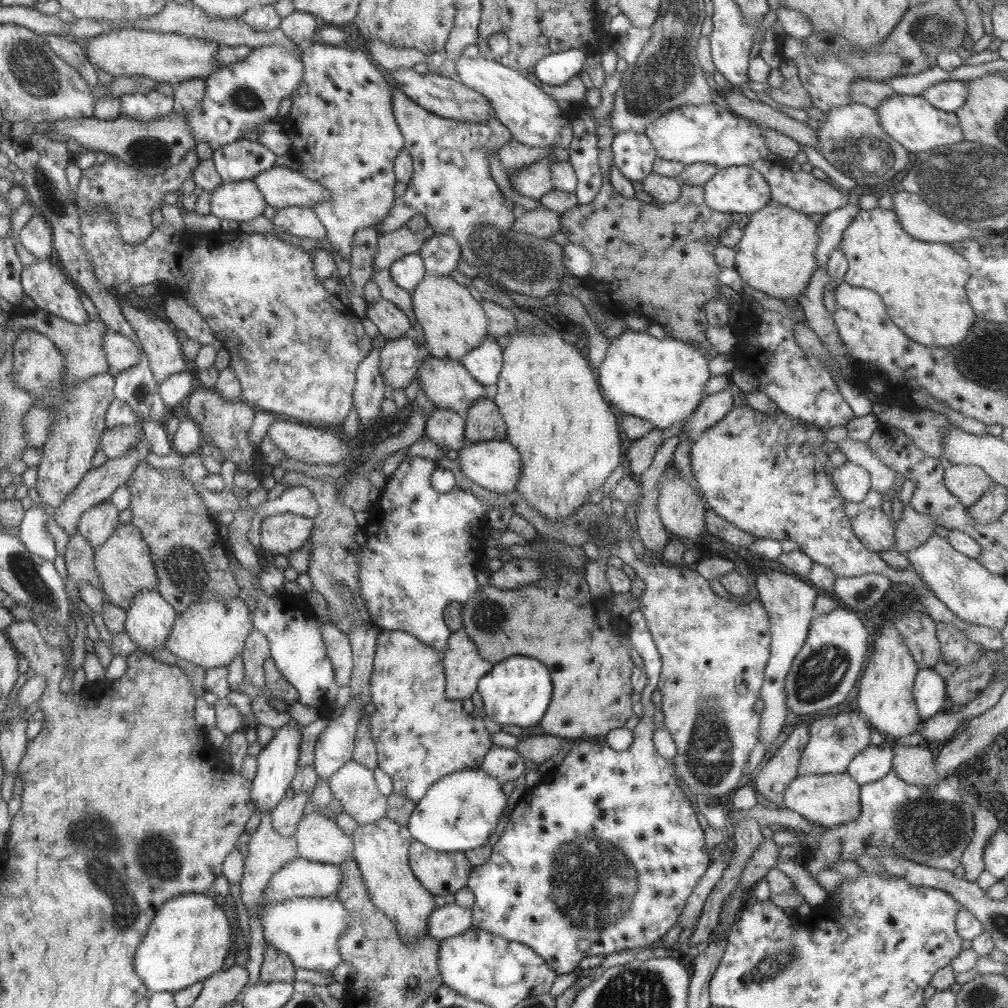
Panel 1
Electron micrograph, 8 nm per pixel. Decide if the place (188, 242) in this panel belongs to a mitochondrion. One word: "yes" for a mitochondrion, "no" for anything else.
no

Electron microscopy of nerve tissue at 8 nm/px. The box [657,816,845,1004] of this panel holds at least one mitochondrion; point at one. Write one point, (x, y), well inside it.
(785, 959)

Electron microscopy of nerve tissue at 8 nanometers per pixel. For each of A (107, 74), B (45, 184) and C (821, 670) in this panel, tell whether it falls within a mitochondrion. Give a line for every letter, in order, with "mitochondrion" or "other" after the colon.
A: other
B: mitochondrion
C: mitochondrion

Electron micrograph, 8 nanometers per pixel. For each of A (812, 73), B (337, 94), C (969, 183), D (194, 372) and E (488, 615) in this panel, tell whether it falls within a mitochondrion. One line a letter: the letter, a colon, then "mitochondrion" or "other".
A: other
B: other
C: mitochondrion
D: other
E: mitochondrion

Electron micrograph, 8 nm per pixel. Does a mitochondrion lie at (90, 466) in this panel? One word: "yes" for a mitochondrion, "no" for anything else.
no

